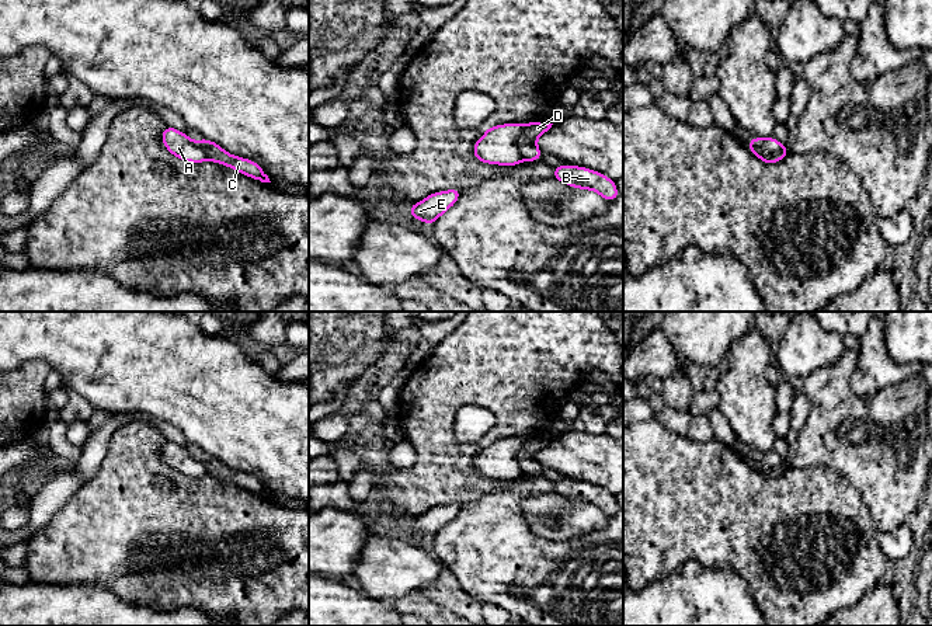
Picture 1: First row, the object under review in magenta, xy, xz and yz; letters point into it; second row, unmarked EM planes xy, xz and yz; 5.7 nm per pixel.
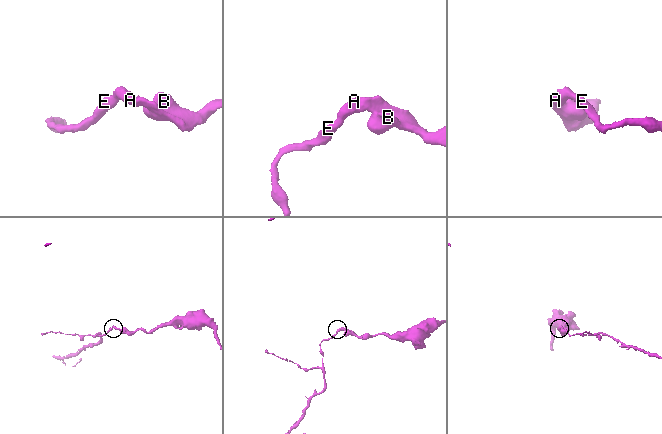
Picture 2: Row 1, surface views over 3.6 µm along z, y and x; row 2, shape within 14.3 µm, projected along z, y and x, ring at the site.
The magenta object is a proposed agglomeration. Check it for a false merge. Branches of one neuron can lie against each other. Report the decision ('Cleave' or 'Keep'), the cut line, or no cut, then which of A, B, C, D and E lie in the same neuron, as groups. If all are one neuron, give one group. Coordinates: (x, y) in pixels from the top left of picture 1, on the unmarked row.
Cleave. Split along xz (524, 440), (517, 454), (517, 462), (522, 473). Groups: A E / B C D

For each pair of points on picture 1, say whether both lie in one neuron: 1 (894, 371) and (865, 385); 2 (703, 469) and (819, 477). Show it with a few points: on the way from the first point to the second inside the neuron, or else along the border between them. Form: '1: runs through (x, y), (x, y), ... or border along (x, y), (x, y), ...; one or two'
1: runs through (887, 372), (877, 372), (872, 378); one
2: runs through (731, 489), (790, 489); one

